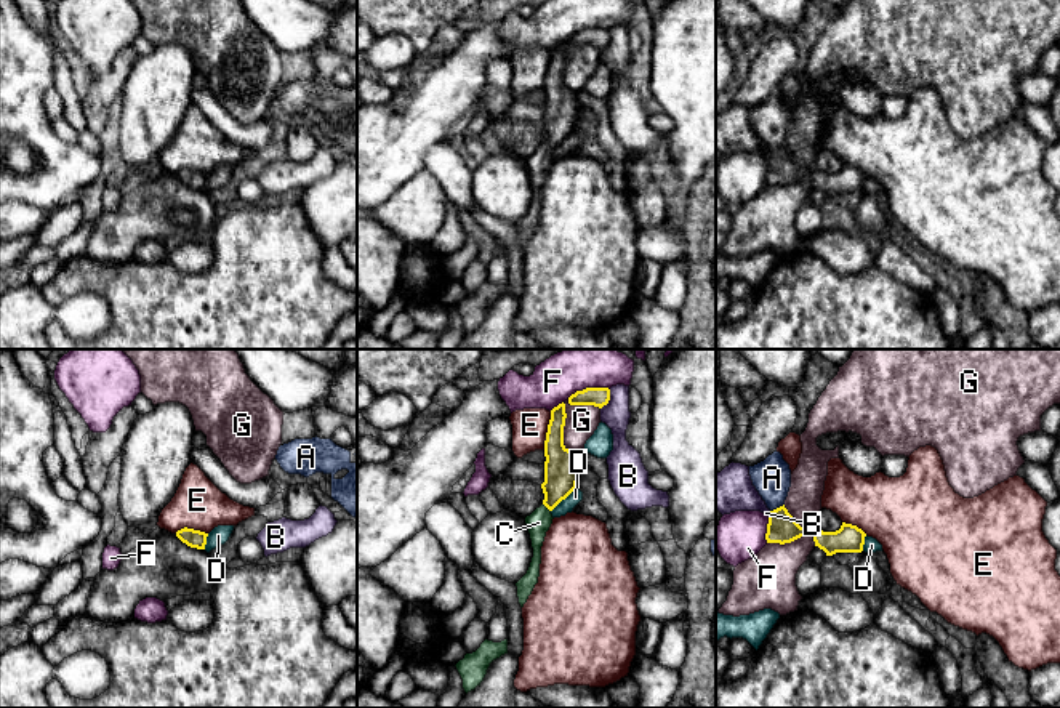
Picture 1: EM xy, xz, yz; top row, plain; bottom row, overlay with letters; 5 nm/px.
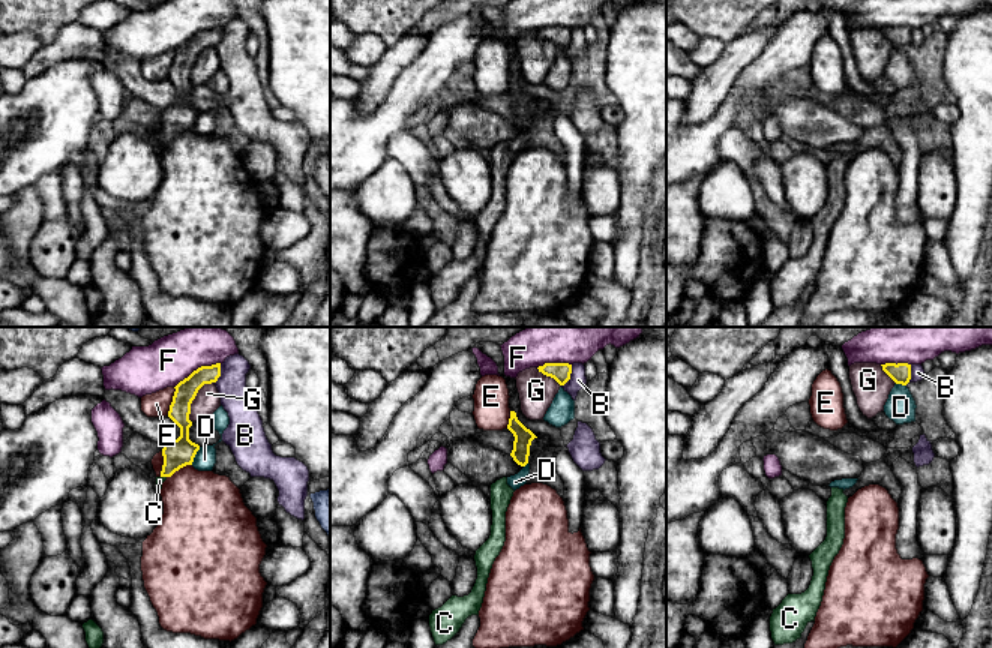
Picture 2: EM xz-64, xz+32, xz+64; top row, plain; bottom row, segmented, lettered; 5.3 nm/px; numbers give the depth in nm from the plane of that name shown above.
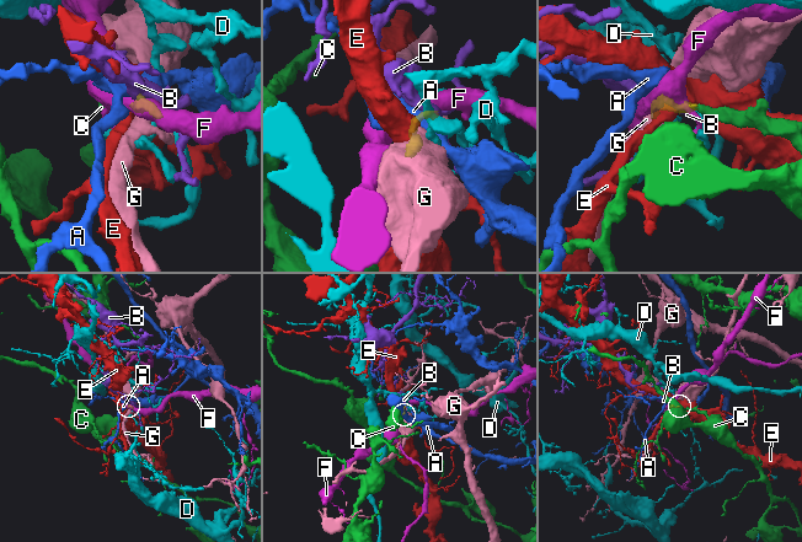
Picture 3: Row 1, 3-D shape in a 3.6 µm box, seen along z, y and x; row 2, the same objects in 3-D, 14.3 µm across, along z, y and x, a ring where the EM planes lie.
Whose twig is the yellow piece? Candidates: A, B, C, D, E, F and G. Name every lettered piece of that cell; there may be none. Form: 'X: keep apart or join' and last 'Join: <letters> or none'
A: keep apart
B: keep apart
C: join
D: keep apart
E: keep apart
F: keep apart
G: keep apart
Join: C

